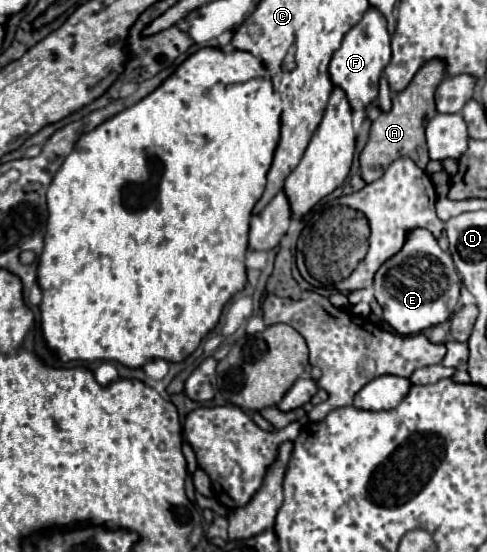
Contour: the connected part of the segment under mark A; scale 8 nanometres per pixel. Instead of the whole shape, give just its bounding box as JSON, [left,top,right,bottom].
[360,59,444,183]

